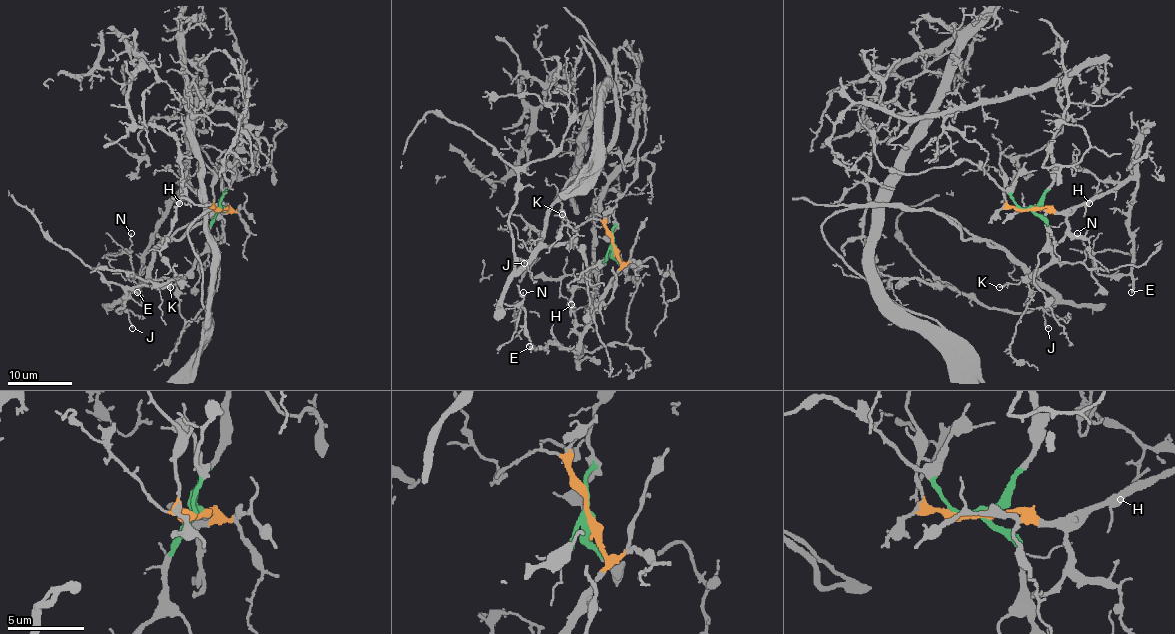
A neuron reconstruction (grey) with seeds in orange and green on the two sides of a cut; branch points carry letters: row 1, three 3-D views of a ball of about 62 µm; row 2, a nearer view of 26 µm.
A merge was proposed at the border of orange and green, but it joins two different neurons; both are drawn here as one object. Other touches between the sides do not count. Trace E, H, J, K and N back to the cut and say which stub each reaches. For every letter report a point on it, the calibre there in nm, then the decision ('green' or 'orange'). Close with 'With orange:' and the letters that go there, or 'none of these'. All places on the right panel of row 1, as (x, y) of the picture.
E: place (1131, 292); calibre 340 nm; orange
H: place (1089, 203); calibre 80 nm; orange
J: place (1048, 328); calibre 110 nm; green
K: place (999, 287); calibre 80 nm; green
N: place (1077, 233); calibre 90 nm; orange
With orange: E, H, N

